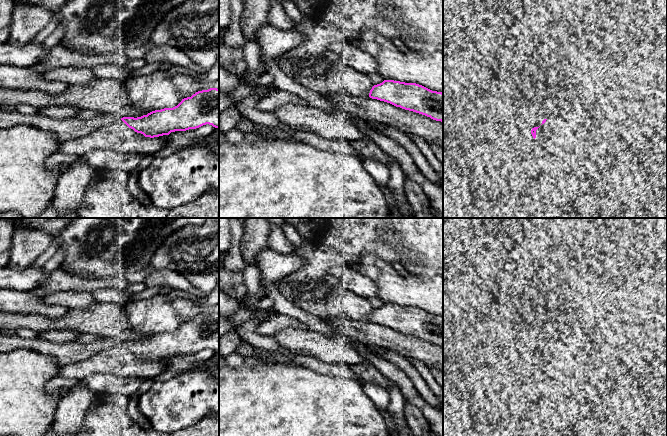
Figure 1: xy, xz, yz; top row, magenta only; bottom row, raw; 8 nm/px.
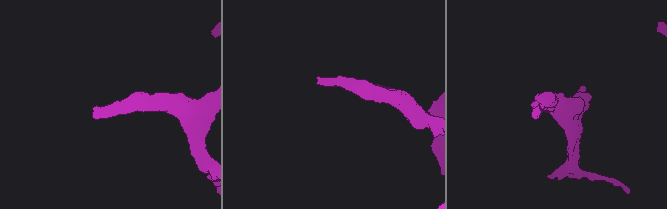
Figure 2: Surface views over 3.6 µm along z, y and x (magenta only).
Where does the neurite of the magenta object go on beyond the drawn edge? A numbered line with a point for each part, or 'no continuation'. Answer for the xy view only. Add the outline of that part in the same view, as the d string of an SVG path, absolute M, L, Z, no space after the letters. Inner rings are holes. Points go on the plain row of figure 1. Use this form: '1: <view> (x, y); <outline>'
1: xy (66, 353); M0 332L0 352L19 348L32 349L46 355L54 356L61 366L83 362L102 349L121 343L112 338L101 338L93 343L81 343L79 341L54 343L38 337L24 339L16 334L6 336Z

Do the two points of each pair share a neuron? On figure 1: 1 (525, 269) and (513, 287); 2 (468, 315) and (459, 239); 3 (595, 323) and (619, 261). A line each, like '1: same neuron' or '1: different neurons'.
1: different neurons
2: same neuron
3: same neuron

